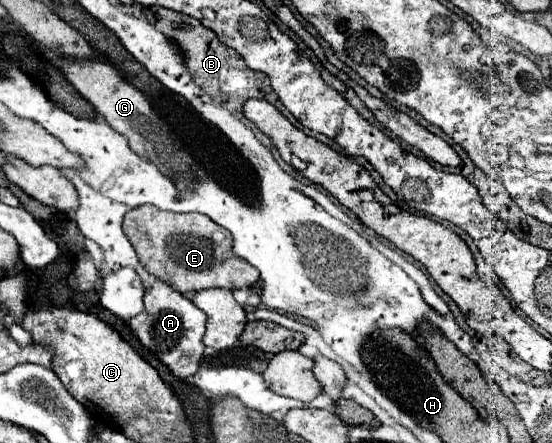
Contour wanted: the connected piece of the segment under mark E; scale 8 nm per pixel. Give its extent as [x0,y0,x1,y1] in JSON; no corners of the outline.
[124,205,258,295]

